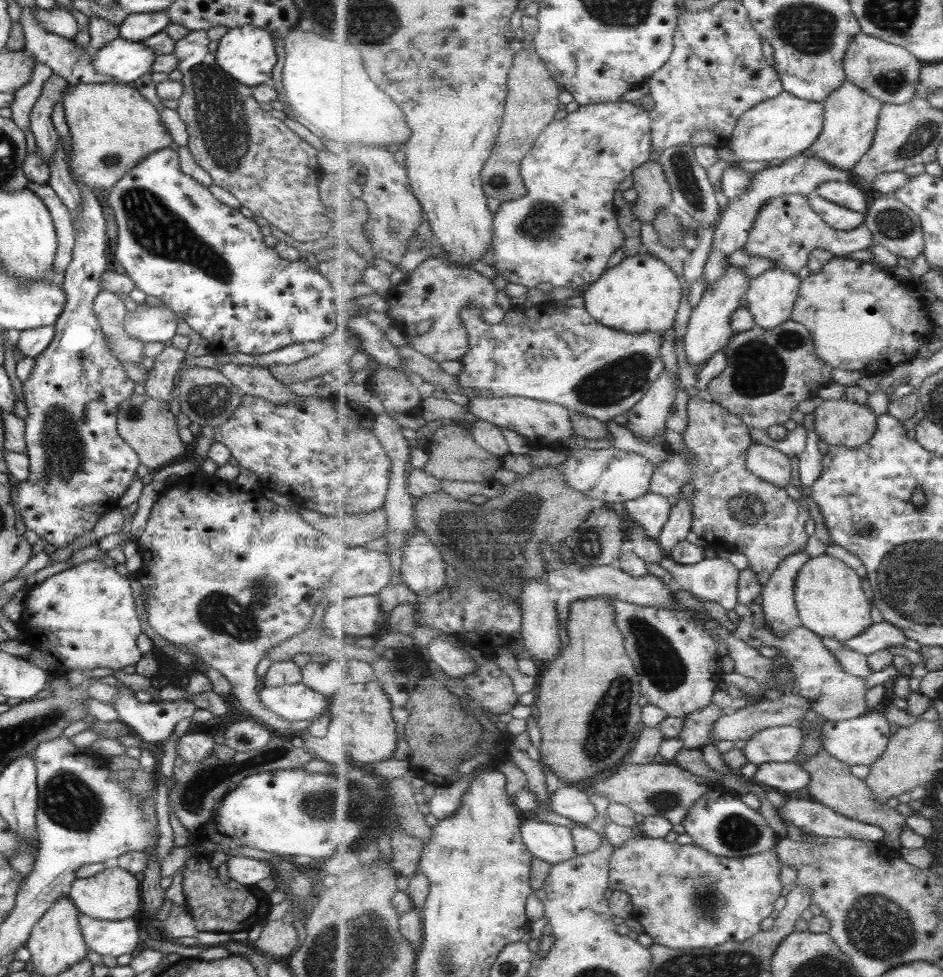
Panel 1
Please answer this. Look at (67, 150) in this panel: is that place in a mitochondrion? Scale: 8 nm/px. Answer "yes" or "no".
no

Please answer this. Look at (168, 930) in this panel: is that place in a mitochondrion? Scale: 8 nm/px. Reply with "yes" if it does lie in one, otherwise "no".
no

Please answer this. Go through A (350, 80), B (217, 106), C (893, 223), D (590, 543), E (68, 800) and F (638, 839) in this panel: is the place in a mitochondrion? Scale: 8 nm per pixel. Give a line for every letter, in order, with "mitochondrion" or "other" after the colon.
A: other
B: mitochondrion
C: mitochondrion
D: mitochondrion
E: mitochondrion
F: other

